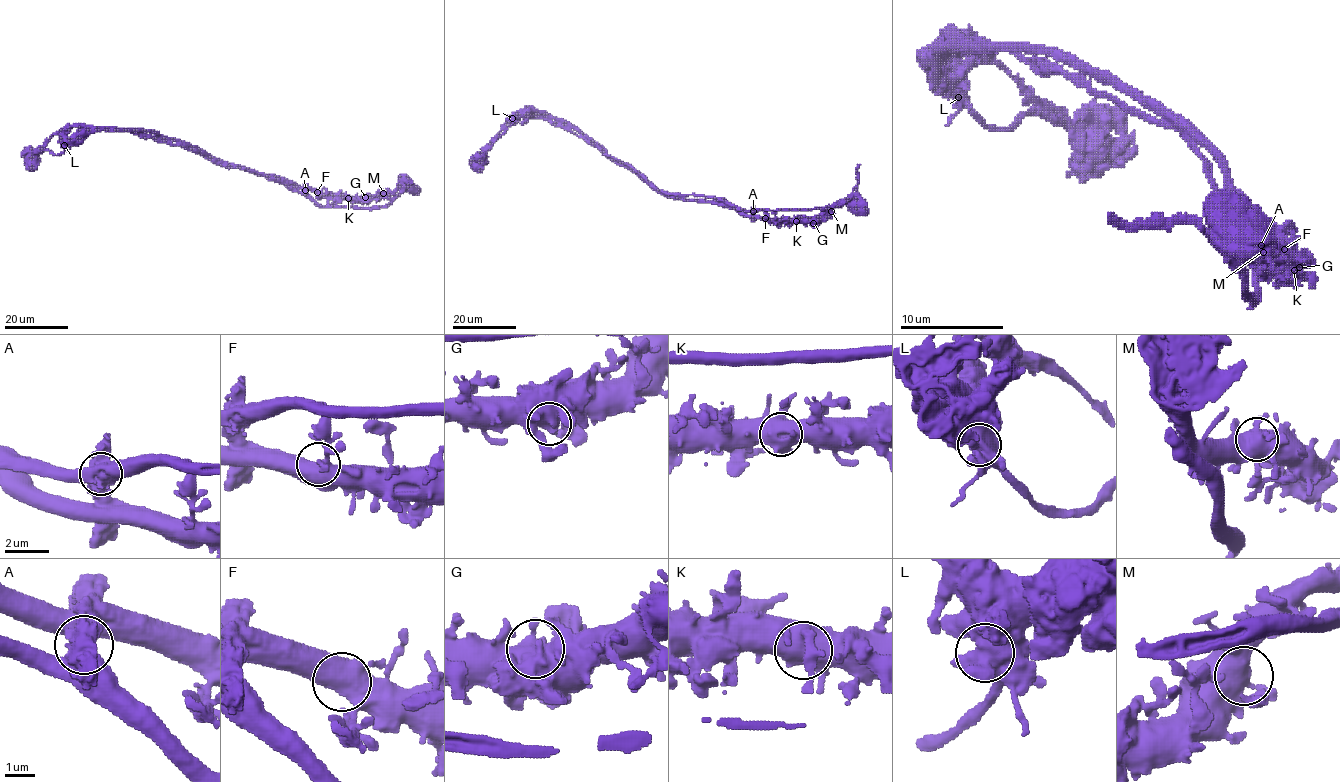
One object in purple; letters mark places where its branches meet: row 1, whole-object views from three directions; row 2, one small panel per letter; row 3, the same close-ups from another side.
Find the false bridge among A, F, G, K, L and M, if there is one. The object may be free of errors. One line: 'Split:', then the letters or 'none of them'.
Split: A

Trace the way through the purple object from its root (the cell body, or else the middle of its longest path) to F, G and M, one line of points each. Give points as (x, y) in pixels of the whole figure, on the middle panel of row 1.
F: (854, 203), (842, 200), (824, 215), (811, 219), (765, 218)
G: (854, 203), (842, 200), (813, 223)
M: (854, 203), (842, 200), (831, 211)

